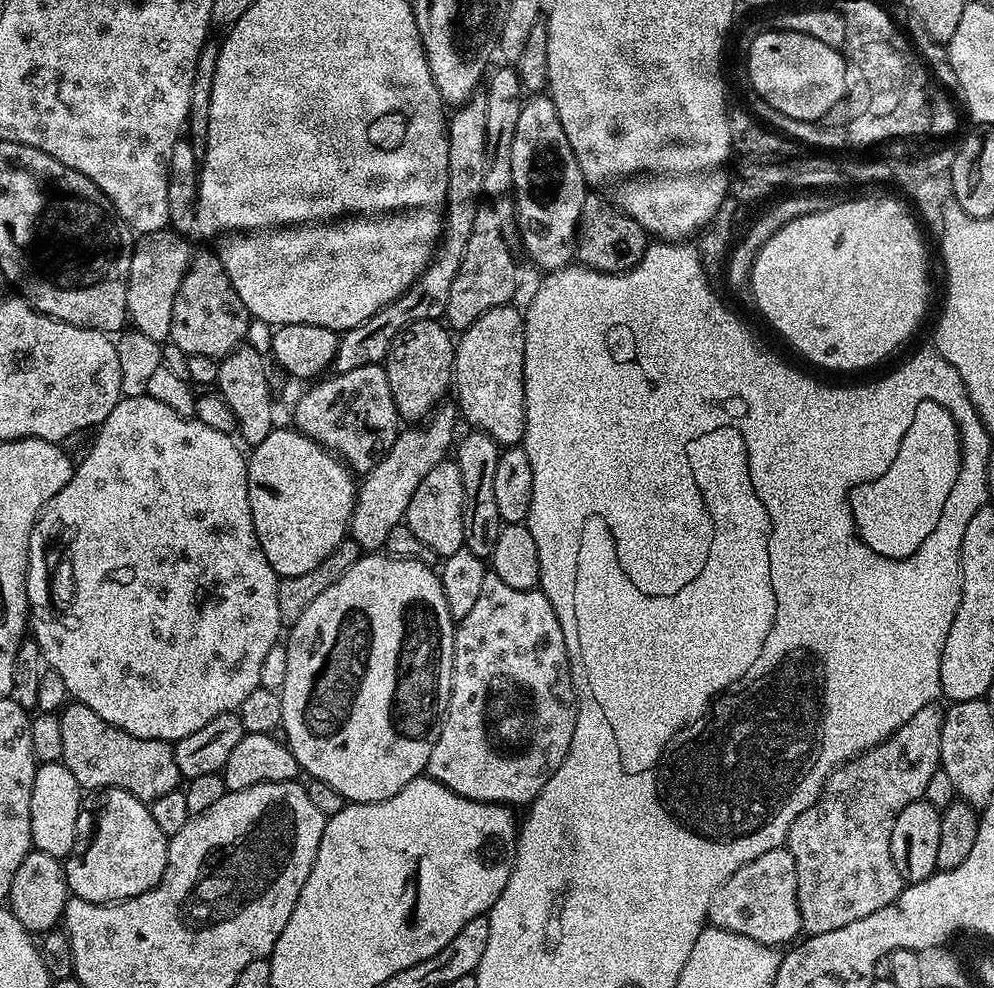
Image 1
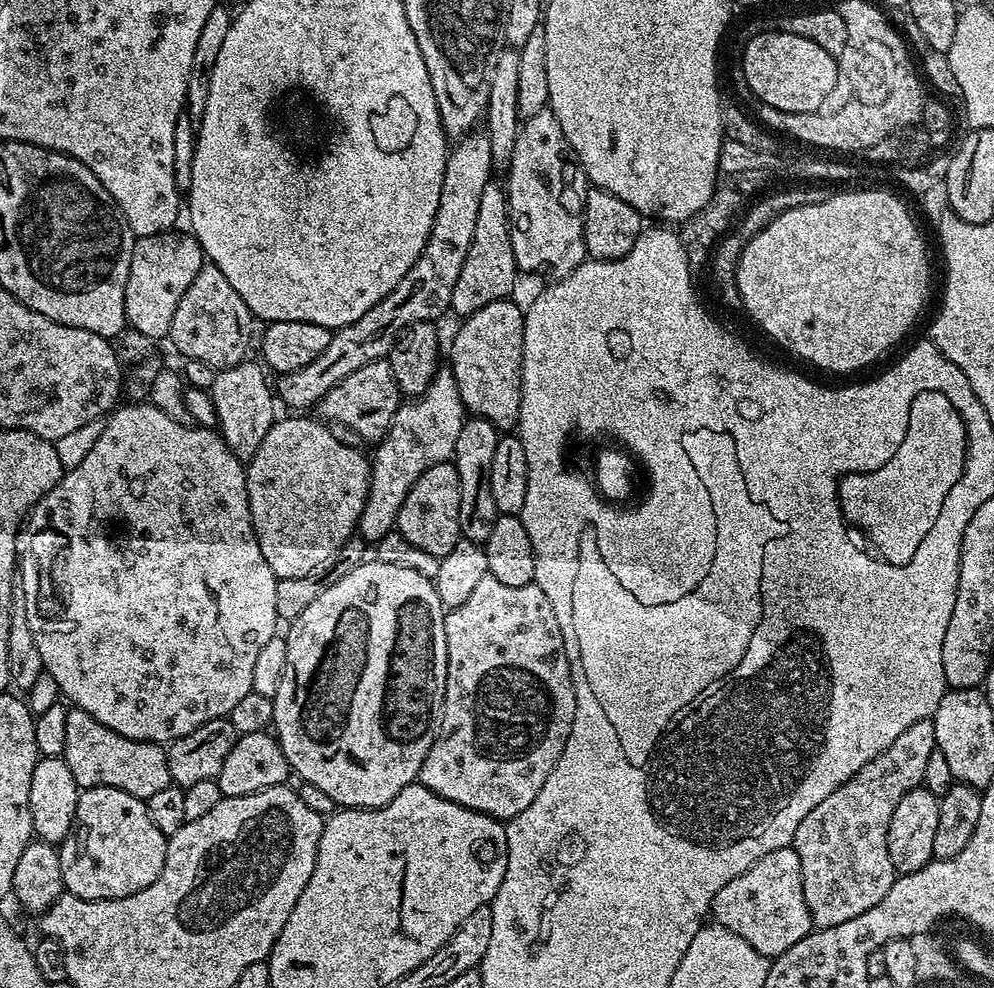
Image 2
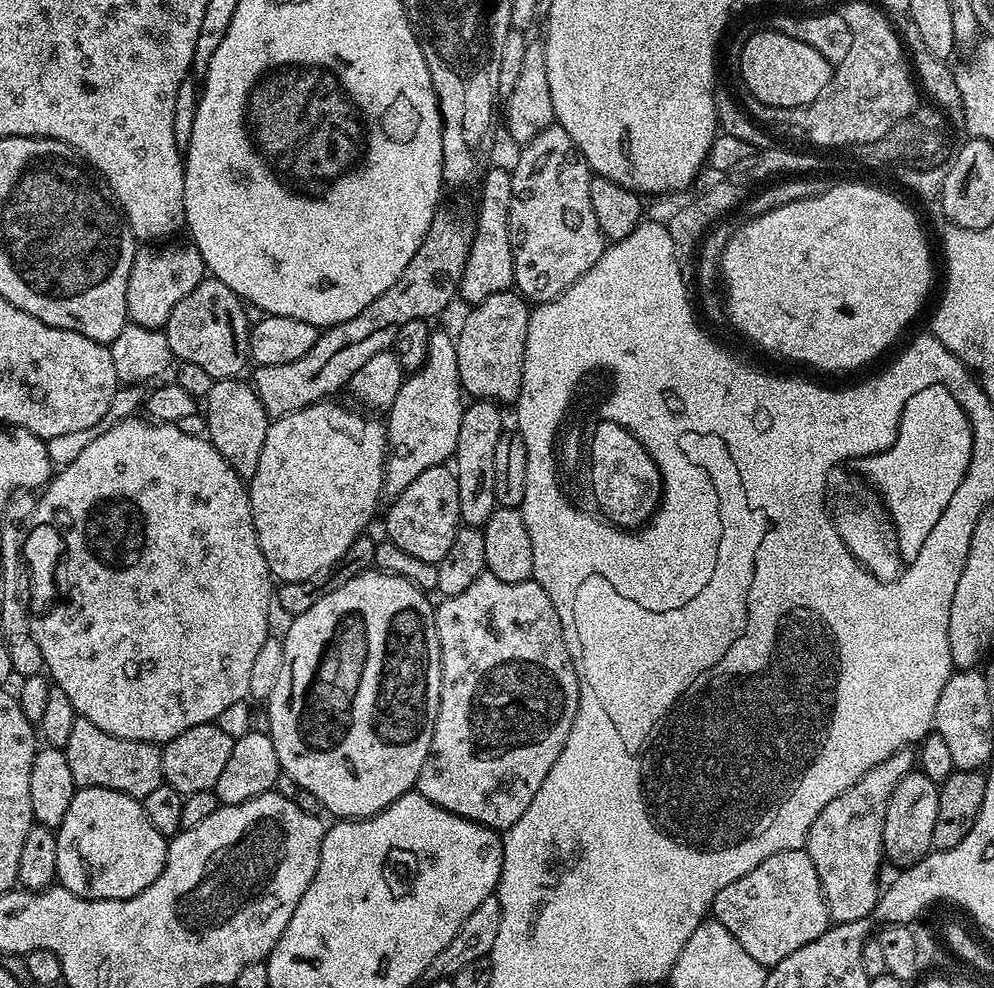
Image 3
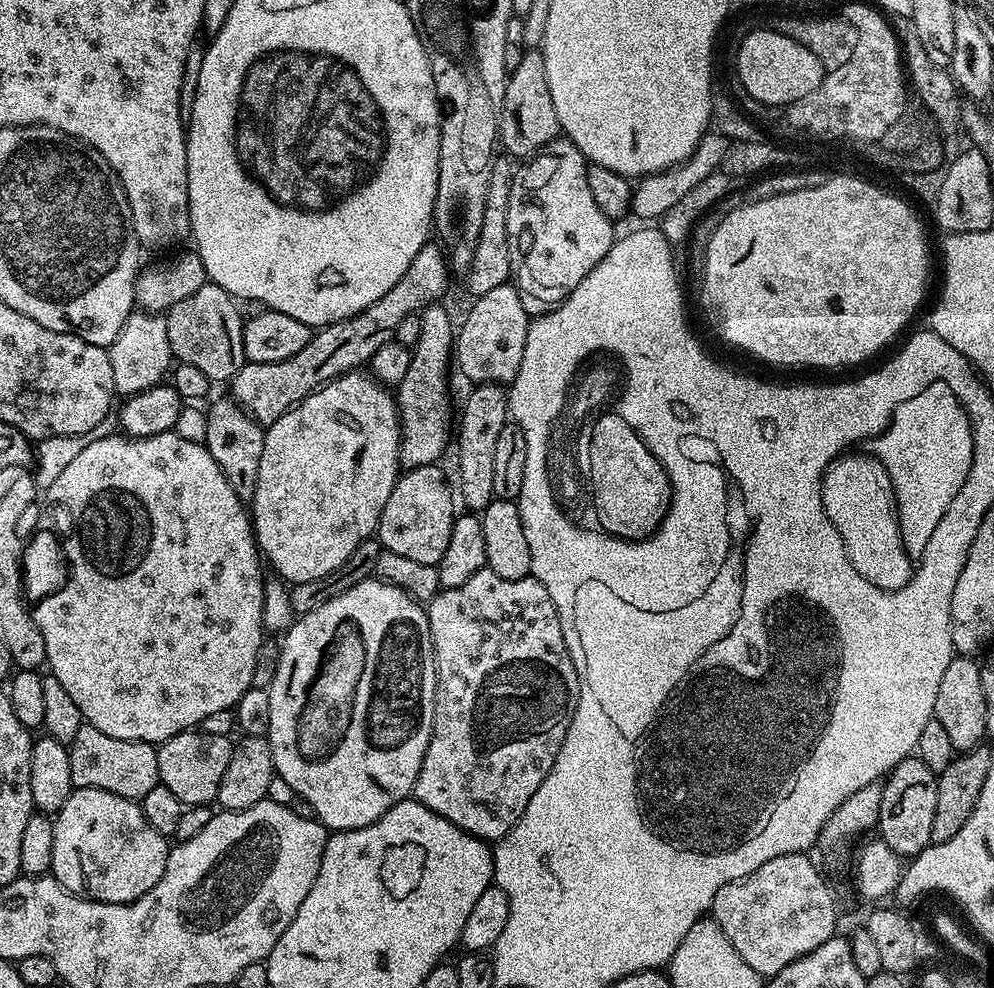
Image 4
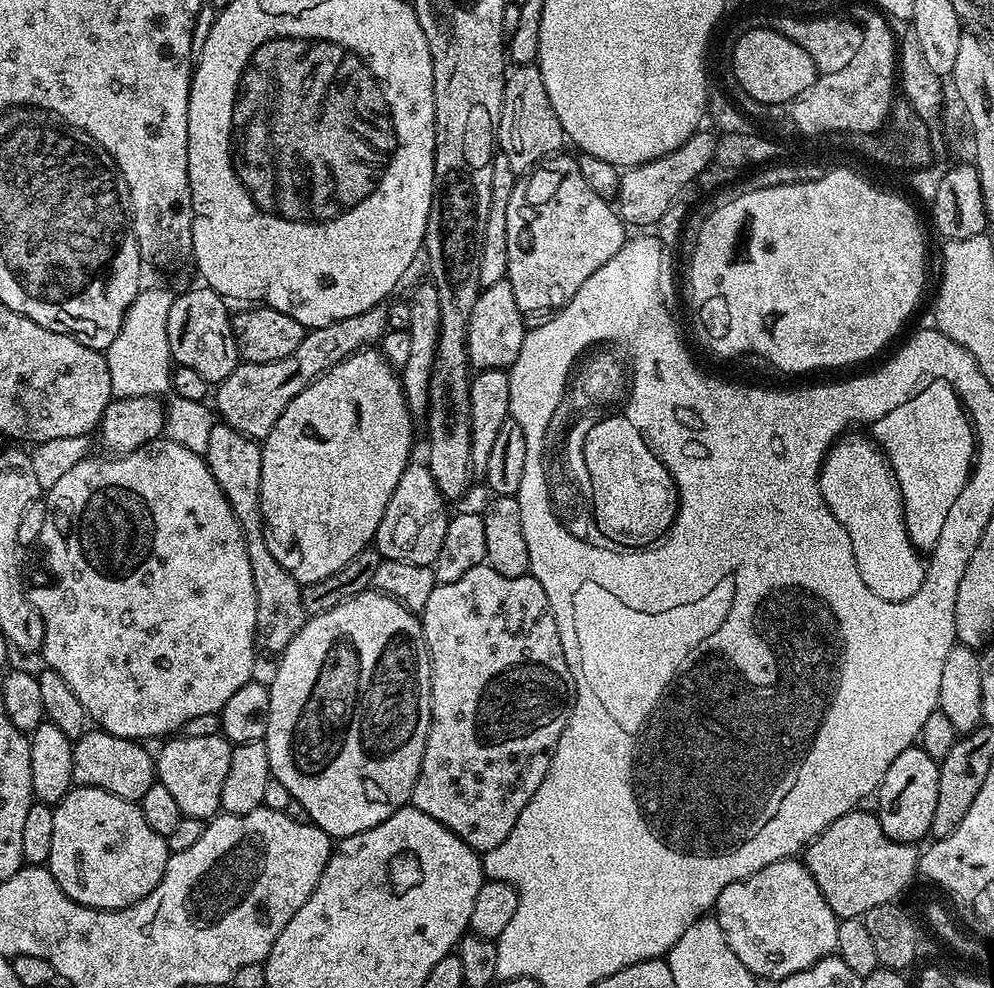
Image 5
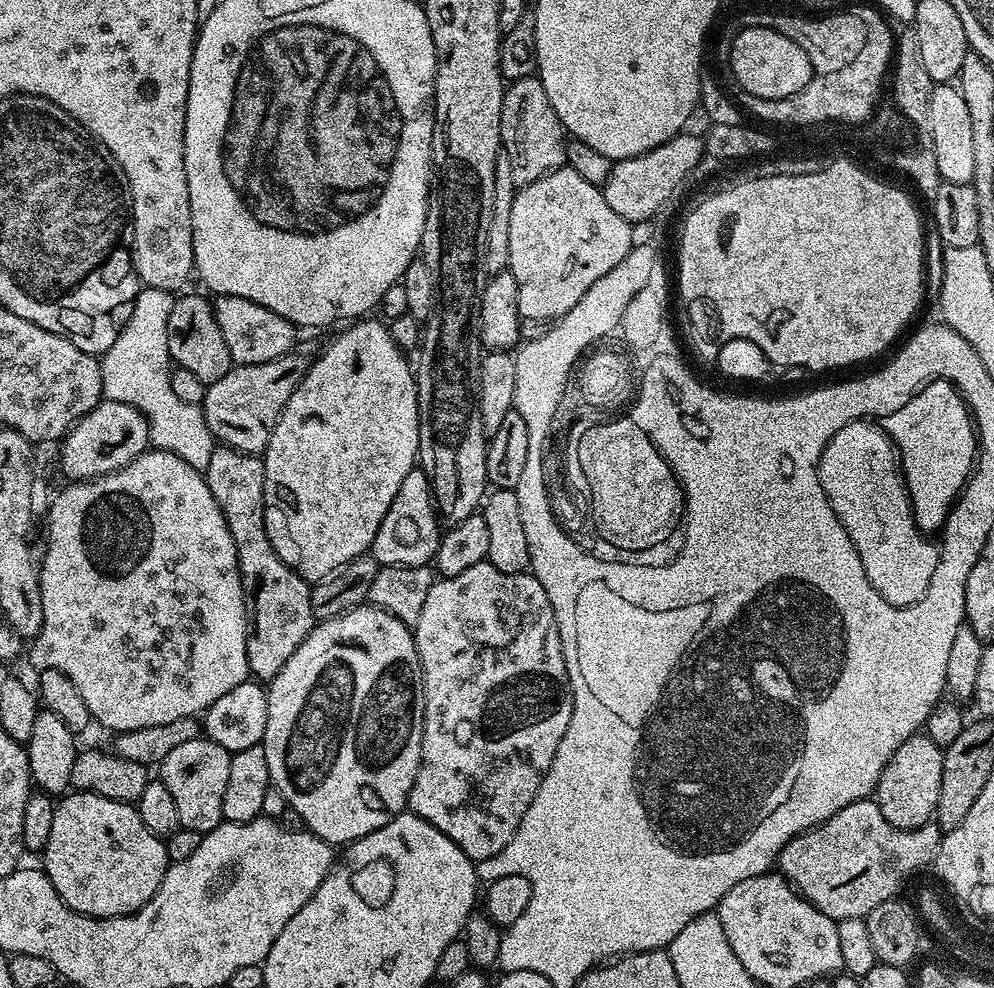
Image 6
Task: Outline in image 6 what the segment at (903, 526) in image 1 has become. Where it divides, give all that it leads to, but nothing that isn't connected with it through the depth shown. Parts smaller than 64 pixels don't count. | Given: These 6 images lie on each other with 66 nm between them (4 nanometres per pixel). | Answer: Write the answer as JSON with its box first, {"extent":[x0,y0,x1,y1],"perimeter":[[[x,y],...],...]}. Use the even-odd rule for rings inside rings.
{"extent":[892,379,978,534],"perimeter":[[[946,379],[925,381],[923,387],[917,388],[914,394],[910,394],[901,409],[910,420],[906,420],[904,426],[900,426],[898,430],[892,430],[892,432],[902,442],[900,457],[902,467],[904,467],[905,487],[908,490],[915,524],[918,525],[921,532],[934,534],[932,532],[936,531],[937,533],[943,529],[956,497],[963,491],[975,465],[975,457],[978,452],[975,427],[963,397]]]}

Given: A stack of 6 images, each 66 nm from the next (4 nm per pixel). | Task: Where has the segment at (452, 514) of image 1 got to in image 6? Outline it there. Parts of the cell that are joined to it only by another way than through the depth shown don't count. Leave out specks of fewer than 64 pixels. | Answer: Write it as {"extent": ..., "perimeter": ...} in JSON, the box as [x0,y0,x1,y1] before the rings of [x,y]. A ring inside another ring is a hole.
{"extent":[370,466,442,566],"perimeter":[[[417,466],[410,470],[410,474],[406,474],[402,486],[398,486],[398,494],[394,494],[394,502],[390,502],[390,510],[386,510],[382,526],[378,526],[378,534],[372,543],[370,555],[381,566],[431,565],[436,559],[441,535],[442,524],[438,519],[436,502],[432,499],[432,487],[423,468]]]}

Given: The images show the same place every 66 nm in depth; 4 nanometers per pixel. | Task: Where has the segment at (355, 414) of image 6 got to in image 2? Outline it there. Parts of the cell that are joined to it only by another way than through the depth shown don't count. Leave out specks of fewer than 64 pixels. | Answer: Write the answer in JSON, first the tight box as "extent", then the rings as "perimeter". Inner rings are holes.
{"extent":[246,414,369,580],"perimeter":[[[288,414],[285,420],[284,417],[277,419],[270,434],[262,438],[262,446],[258,446],[258,450],[246,464],[248,501],[254,534],[258,538],[262,558],[266,558],[277,580],[302,578],[302,574],[310,574],[324,567],[342,546],[342,542],[349,540],[357,531],[362,506],[366,504],[369,457],[366,458],[358,449],[343,444],[331,432],[333,429],[327,423],[316,420],[311,420],[308,414]]]}

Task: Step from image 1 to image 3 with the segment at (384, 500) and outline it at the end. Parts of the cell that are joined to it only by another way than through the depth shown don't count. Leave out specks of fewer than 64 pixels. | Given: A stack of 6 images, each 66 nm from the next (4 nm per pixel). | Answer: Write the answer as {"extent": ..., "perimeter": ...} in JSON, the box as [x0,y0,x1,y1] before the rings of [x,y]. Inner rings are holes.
{"extent":[383,331,465,498],"perimeter":[[[433,331],[428,340],[428,349],[424,352],[424,361],[415,372],[405,375],[402,386],[398,390],[398,398],[394,398],[392,405],[387,408],[386,435],[388,446],[384,462],[384,490],[383,495],[395,498],[422,474],[422,470],[430,470],[439,464],[447,465],[455,457],[458,446],[458,429],[462,427],[462,414],[465,401],[460,401],[462,389],[458,374],[458,350],[453,333]]]}

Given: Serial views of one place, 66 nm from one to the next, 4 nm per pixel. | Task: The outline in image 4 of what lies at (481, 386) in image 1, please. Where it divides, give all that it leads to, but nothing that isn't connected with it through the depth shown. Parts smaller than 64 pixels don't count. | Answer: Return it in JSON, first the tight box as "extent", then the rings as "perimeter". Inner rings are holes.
{"extent":[454,283,530,385],"perimeter":[[[511,283],[497,286],[487,294],[475,297],[471,301],[472,309],[464,316],[464,321],[459,321],[458,331],[454,336],[454,364],[460,367],[460,372],[466,379],[472,380],[473,385],[498,384],[511,385],[512,379],[518,374],[522,366],[522,350],[526,350],[526,334],[530,317],[528,311],[522,306],[522,298],[518,290]]]}

